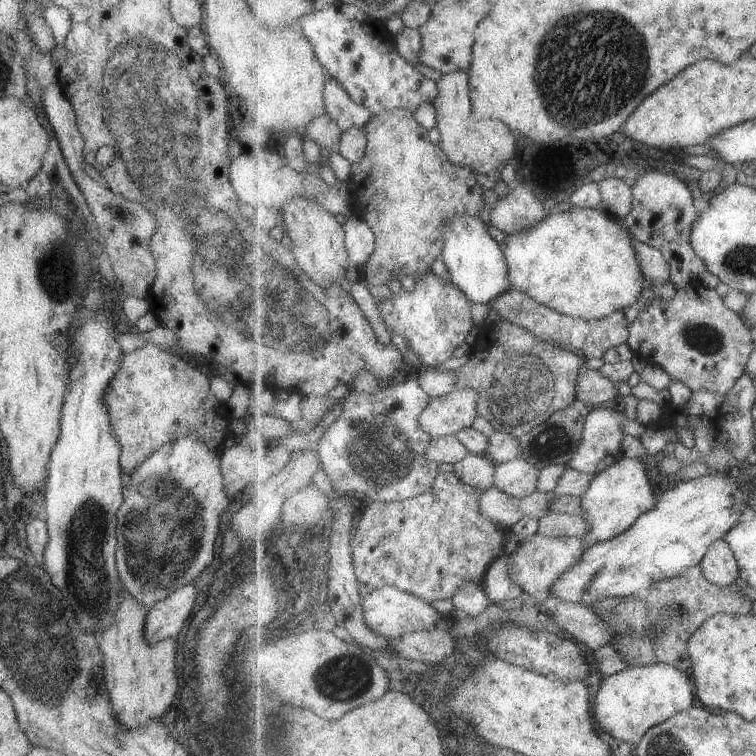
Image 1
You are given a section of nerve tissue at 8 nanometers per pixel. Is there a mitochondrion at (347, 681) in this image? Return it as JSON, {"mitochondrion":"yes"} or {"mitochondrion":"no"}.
{"mitochondrion":"yes"}

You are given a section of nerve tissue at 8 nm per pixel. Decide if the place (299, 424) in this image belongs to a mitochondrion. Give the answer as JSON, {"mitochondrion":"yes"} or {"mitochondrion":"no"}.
{"mitochondrion":"no"}

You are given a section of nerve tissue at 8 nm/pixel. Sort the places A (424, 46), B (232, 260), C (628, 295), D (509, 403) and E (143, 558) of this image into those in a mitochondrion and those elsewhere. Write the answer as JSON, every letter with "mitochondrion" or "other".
{"A":"other","B":"mitochondrion","C":"other","D":"mitochondrion","E":"mitochondrion"}

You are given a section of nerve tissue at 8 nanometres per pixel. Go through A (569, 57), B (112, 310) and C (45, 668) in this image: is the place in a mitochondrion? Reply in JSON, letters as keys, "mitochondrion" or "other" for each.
{"A":"mitochondrion","B":"other","C":"mitochondrion"}

